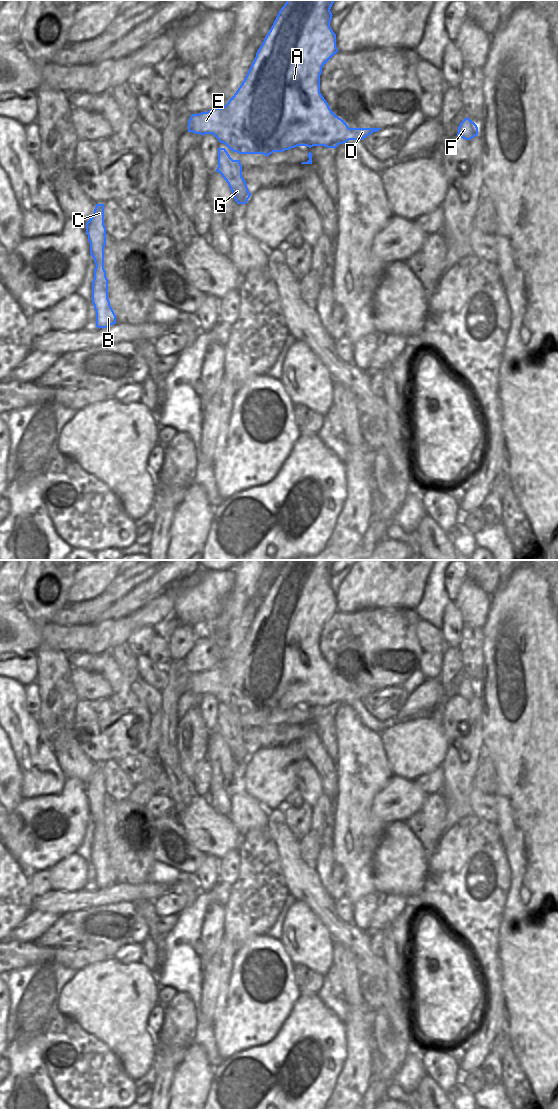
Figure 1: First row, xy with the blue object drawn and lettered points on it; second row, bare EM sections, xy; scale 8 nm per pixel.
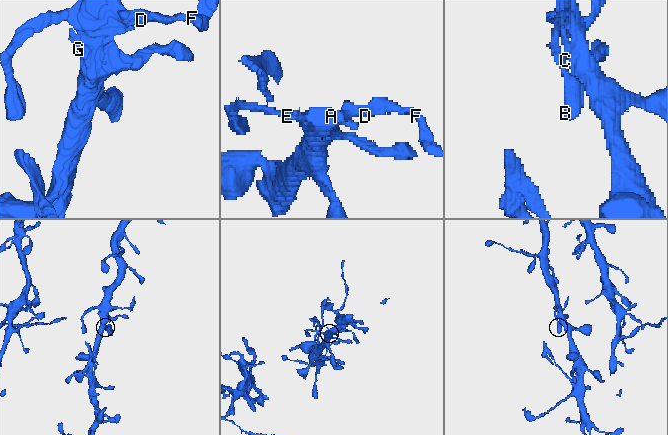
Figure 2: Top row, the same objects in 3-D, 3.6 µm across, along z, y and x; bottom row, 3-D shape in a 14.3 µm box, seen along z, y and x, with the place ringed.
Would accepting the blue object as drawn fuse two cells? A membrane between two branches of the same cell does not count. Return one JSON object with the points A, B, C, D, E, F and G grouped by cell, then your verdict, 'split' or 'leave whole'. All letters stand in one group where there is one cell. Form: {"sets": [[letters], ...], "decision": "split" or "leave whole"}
{"sets": [["A", "B", "C", "D", "E", "F", "G"]], "decision": "leave whole"}

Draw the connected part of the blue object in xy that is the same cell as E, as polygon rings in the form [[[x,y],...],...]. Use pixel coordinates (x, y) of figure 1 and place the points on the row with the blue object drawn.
[[[287,0],[279,11],[270,31],[256,53],[256,57],[238,90],[221,108],[192,114],[188,132],[213,134],[220,143],[239,154],[283,152],[297,146],[325,146],[336,148],[349,140],[363,140],[381,128],[349,128],[329,107],[320,93],[322,67],[338,52],[336,34],[330,27],[330,11],[335,0]]]

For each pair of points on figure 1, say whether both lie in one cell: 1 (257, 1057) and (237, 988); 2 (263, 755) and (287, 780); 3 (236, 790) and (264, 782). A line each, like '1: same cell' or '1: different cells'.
1: different cells
2: same cell
3: different cells

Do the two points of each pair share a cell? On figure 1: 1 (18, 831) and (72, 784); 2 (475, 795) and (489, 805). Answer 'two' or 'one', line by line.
1: one
2: one

